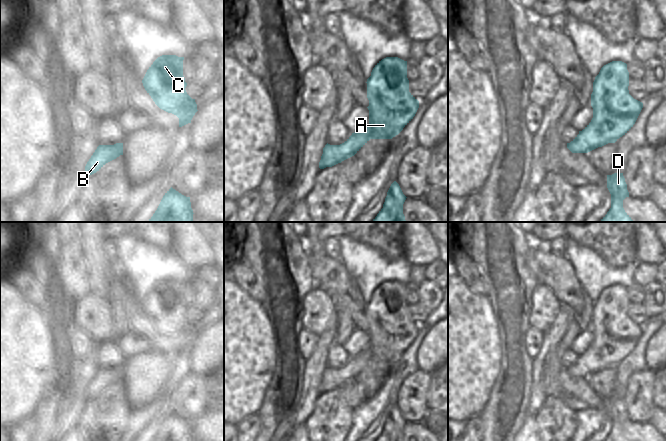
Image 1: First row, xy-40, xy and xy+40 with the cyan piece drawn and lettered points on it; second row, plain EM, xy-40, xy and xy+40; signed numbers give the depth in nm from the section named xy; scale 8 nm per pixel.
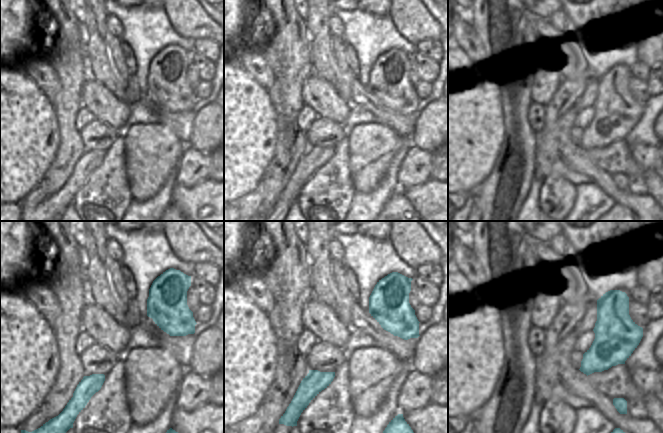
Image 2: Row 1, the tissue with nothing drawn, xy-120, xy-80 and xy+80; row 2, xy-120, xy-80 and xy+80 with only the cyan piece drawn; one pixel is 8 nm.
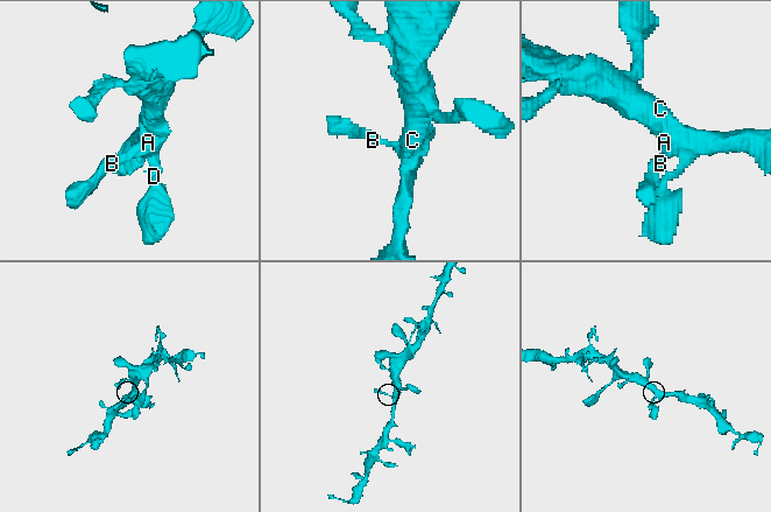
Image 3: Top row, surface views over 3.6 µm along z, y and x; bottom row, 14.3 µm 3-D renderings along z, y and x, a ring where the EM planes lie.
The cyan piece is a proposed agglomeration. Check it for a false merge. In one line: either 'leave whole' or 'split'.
leave whole

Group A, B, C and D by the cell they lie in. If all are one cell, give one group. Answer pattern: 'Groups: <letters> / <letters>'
Groups: A B C D.

